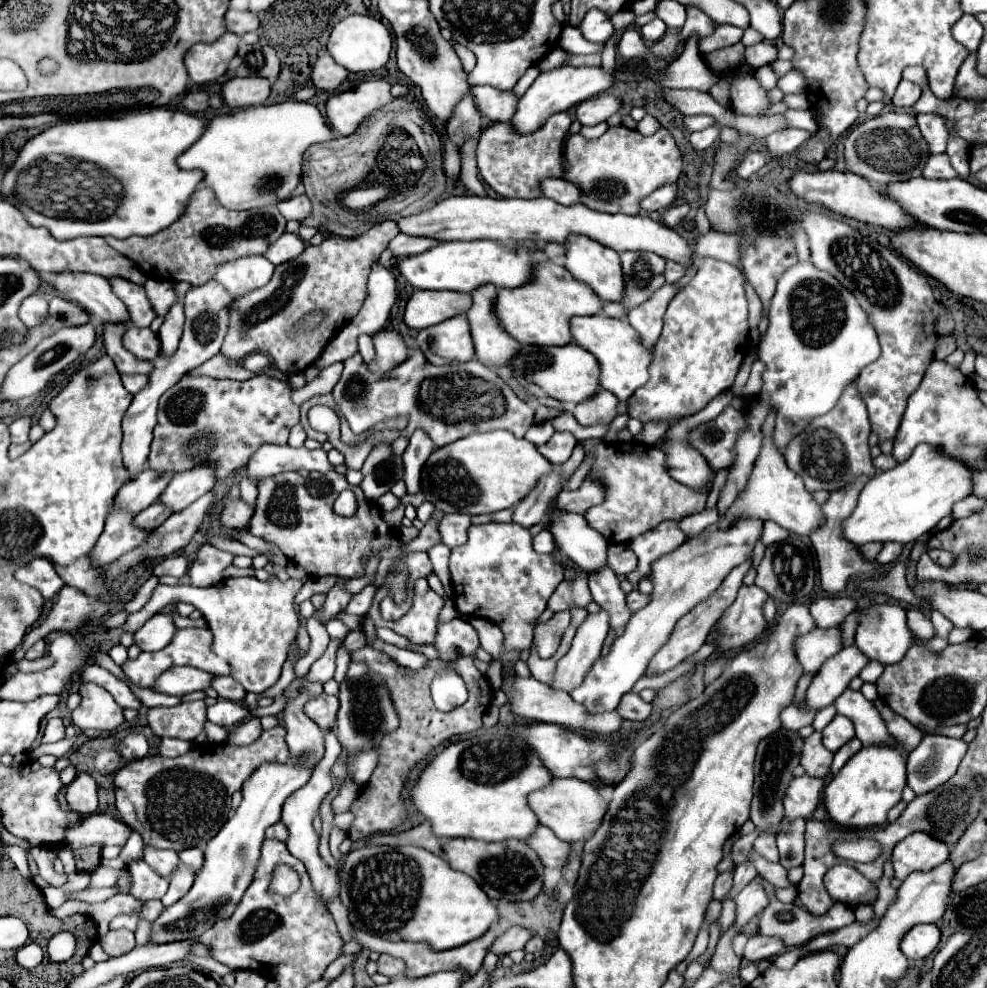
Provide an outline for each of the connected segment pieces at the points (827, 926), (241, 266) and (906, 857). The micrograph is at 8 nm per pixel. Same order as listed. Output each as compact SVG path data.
M771 899L769 905L763 909L761 913L761 919L759 919L759 933L761 935L771 935L771 937L781 937L785 941L787 947L795 947L795 945L803 945L807 943L809 939L817 937L817 935L823 935L823 933L831 933L831 931L837 931L849 923L855 921L855 915L853 915L853 909L847 907L845 903L835 903L825 915L813 915L809 913L805 907L801 907L799 901L791 903L791 905L785 905L777 899Z
M253 255L251 259L237 259L235 263L223 263L215 273L215 279L231 291L233 297L243 297L263 285L273 277L273 265L263 255Z
M915 831L893 849L895 877L903 881L911 871L929 871L949 857L949 847L929 833Z

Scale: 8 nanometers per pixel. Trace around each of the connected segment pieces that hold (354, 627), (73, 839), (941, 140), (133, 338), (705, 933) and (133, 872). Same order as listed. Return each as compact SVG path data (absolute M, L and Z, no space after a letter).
M342 612L342 614L337 614L337 617L339 617L351 631L361 631L361 629L363 629L364 617L362 616Z
M95 813L65 831L65 845L73 849L87 847L93 843L123 845L127 843L129 835L131 835L131 829L117 817L117 813L115 815Z
M917 115L917 125L919 125L925 141L929 143L931 153L945 153L947 139L949 139L945 117L939 117L939 115Z
M127 327L123 335L123 347L139 359L155 359L159 355L159 339L149 327Z
M704 921L697 935L692 951L685 959L687 964L690 964L692 961L694 961L696 958L698 958L701 954L703 954L706 951L708 942L709 942L709 925L706 923L706 921Z
M145 861L131 863L131 867L127 867L127 871L131 875L129 893L135 899L149 901L149 899L161 899L165 895L167 887L169 887L169 881L159 877L159 875L155 875L155 871L151 871L151 867L147 867Z

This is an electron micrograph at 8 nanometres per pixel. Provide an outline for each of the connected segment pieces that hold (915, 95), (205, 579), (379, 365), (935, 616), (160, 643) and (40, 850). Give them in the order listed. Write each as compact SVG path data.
M903 79L895 89L895 95L891 101L895 107L911 107L919 97L921 97L921 87Z
M204 544L190 565L188 575L191 585L208 587L223 579L223 571L233 563L231 553L221 551L212 545Z
M379 331L377 335L373 335L373 343L377 353L375 353L375 359L367 365L369 371L387 375L391 369L399 367L403 359L407 359L405 343L401 335L395 331Z
M933 611L933 613L931 613L931 621L933 621L933 627L935 627L935 631L937 631L939 637L949 637L949 633L951 633L953 627L955 627L947 617L939 615L939 611Z
M157 613L135 633L135 643L141 651L159 651L171 643L175 631L177 627L173 623L173 615Z
M32 847L30 854L38 866L40 876L46 880L53 887L61 887L67 882L67 875L58 874L53 868L53 861L57 858L57 854L53 853L50 849L45 847Z

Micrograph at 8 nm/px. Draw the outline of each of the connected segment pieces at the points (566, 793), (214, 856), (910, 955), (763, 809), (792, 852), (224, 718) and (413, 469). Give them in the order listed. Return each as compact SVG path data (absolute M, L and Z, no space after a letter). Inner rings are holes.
M551 777L551 781L545 787L529 793L527 801L535 815L539 817L539 823L549 827L559 839L567 843L591 837L595 827L599 825L599 819L605 815L607 807L605 797L601 797L591 783L579 781L575 777Z
M263 763L251 779L243 785L243 801L229 817L229 821L221 827L221 831L207 843L205 863L195 877L191 891L179 899L179 903L167 907L155 921L149 943L171 943L181 939L197 939L211 923L219 919L231 917L239 899L243 897L247 885L253 879L255 865L261 855L261 841L265 837L265 829L275 825L281 817L281 809L299 787L307 783L311 777L309 769L295 767L293 763Z
M915 925L901 939L901 951L909 961L923 959L939 945L939 939L941 939L941 933L937 925Z
M781 729L765 737L757 747L751 821L755 823L759 835L775 835L777 825L783 821L783 795L793 779L793 769L801 761L801 749L803 749L803 739L799 737L797 731L789 731L789 729Z
M787 819L789 829L783 835L777 835L777 847L781 855L781 865L785 869L793 869L803 863L803 833L805 833L805 821L803 819Z
M217 699L217 703L213 707L207 707L207 719L217 723L217 725L223 725L223 727L233 727L237 725L239 721L243 721L245 717L249 715L249 709L235 703L235 701L227 701L227 699Z
M415 431L409 439L409 447L403 453L405 461L405 483L407 483L407 493L417 493L419 491L419 475L421 467L427 461L427 457L433 453L435 445L429 439L427 433Z

